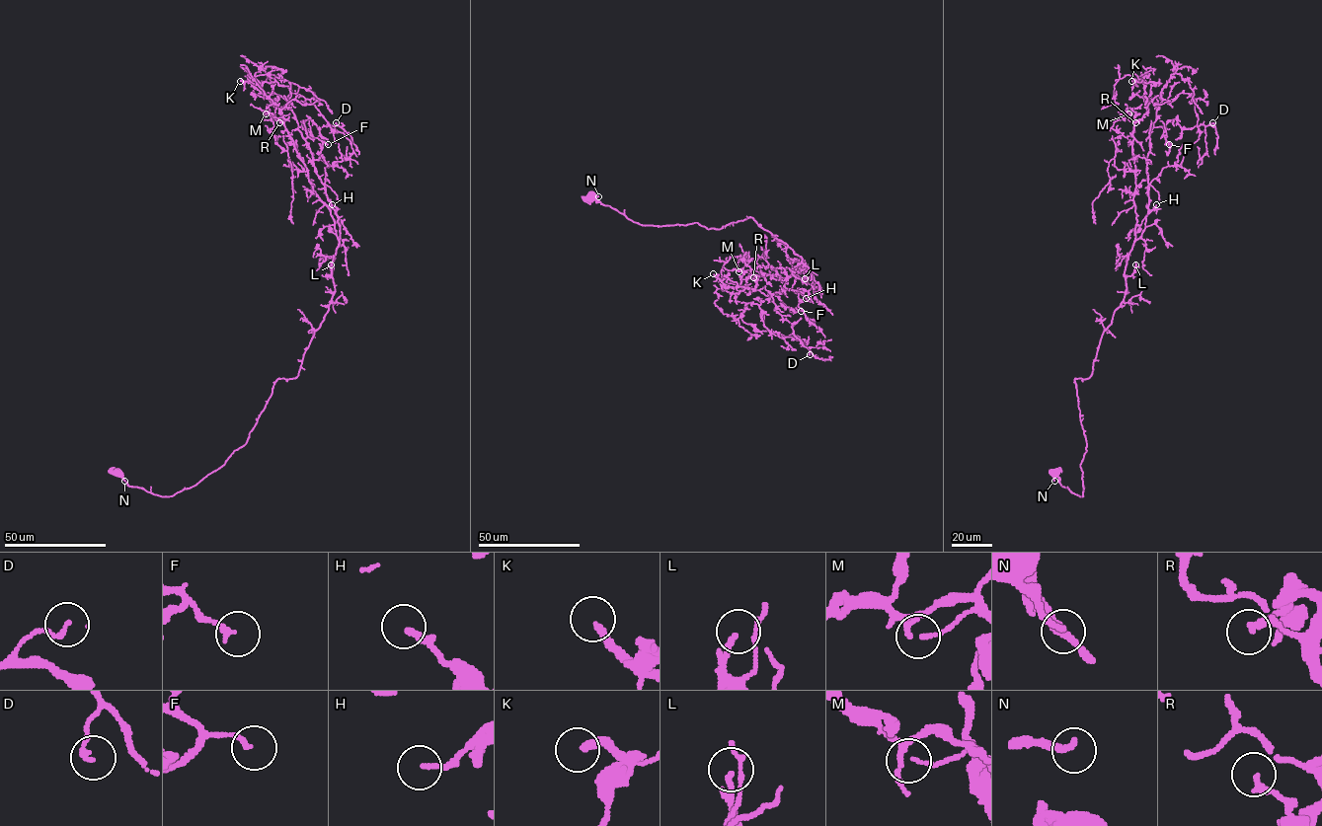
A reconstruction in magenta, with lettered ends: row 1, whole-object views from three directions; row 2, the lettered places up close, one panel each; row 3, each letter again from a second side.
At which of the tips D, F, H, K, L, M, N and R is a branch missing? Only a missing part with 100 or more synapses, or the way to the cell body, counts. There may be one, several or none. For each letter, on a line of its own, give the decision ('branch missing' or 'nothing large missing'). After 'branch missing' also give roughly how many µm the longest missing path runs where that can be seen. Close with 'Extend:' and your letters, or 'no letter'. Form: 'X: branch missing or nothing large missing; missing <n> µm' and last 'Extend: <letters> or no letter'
D: nothing large missing
F: nothing large missing
H: nothing large missing
K: branch missing; missing 60 µm
L: nothing large missing
M: nothing large missing
N: nothing large missing
R: nothing large missing
Extend: K

